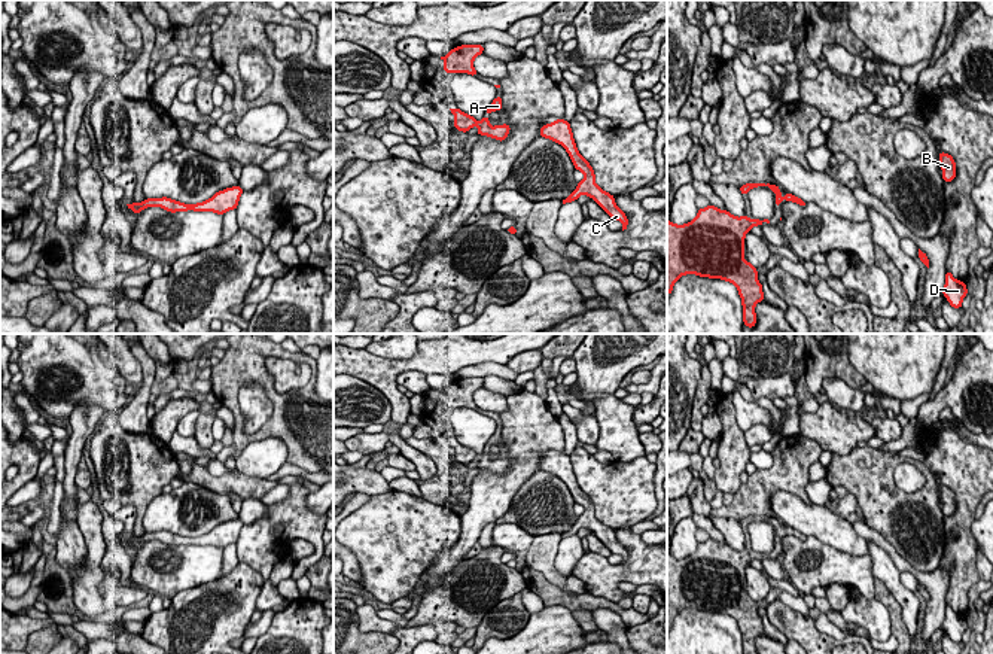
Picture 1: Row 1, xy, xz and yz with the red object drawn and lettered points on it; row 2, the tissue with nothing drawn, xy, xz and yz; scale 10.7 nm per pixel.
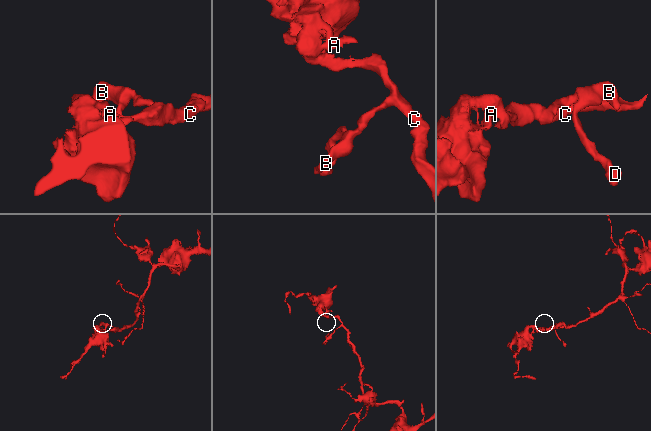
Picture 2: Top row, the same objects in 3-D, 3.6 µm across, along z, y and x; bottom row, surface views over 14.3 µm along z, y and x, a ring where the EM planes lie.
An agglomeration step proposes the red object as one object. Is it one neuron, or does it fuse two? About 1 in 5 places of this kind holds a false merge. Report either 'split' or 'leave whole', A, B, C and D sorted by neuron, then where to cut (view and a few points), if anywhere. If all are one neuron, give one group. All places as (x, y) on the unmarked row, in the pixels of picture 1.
leave whole; A B C D; no cut

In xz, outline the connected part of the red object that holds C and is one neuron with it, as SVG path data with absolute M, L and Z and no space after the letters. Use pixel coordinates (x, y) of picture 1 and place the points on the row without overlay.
M555 453L552 457L542 459L540 471L549 472L561 478L569 487L576 504L582 505L585 511L578 517L576 523L563 533L563 538L576 535L581 529L593 532L613 554L622 556L622 565L628 560L628 551L615 538L615 530L596 518L596 508L590 496L579 487L570 457L566 453Z

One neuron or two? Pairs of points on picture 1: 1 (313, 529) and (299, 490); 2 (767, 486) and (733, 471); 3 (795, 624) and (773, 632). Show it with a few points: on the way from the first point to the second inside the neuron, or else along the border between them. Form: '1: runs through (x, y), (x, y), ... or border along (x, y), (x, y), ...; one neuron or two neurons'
1: runs through (304, 520), (298, 514), (298, 499); one neuron
2: border along (742, 483), (733, 496); two neurons
3: border along (767, 616), (788, 638); two neurons

